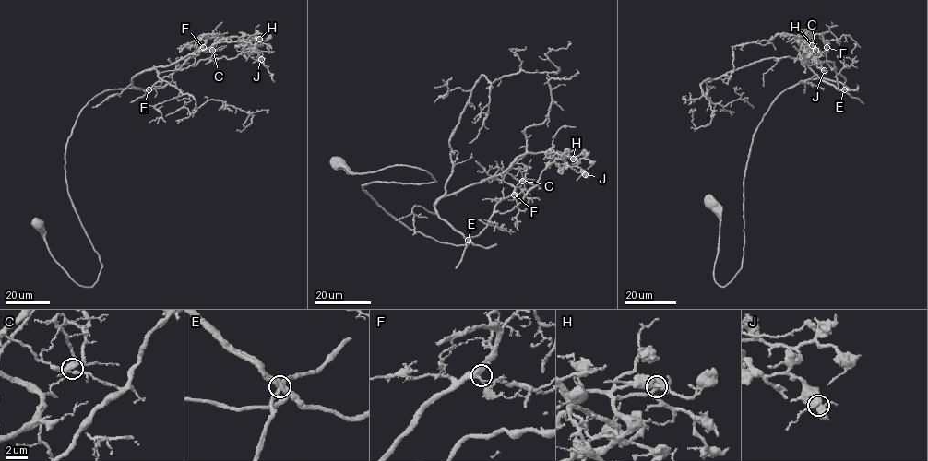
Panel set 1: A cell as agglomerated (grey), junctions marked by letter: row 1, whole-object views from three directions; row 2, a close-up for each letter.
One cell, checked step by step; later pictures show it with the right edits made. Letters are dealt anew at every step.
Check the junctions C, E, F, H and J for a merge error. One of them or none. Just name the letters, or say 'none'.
E

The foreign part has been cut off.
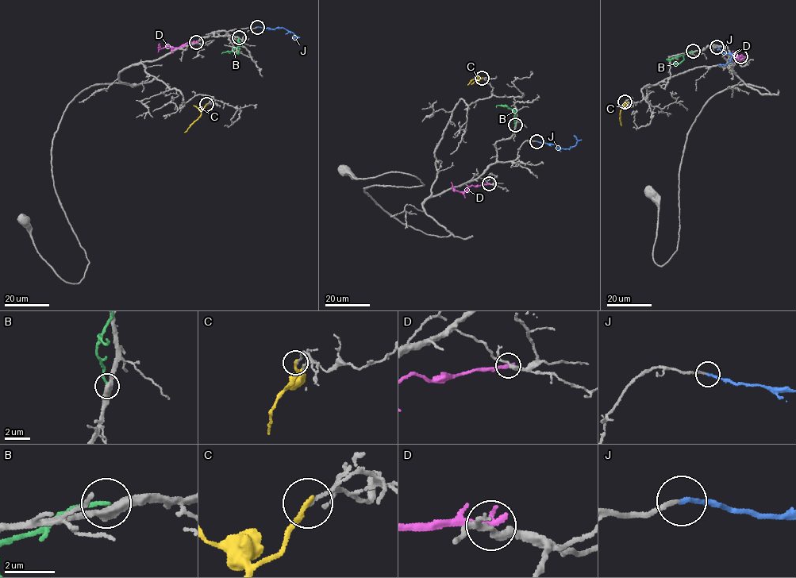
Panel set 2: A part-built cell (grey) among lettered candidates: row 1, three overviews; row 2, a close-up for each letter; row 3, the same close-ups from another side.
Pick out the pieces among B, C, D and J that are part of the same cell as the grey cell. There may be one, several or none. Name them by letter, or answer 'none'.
J

